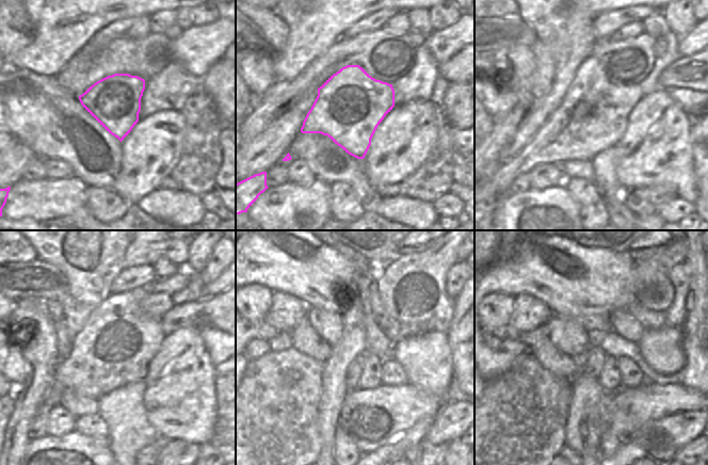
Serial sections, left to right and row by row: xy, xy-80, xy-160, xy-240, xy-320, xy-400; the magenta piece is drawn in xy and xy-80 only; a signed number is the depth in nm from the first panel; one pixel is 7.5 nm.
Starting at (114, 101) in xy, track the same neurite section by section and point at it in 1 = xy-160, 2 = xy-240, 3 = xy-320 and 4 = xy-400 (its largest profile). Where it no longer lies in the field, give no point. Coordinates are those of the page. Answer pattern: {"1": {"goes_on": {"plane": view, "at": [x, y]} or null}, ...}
{"1": {"goes_on": {"plane": "xy-160", "at": [593, 114]}}, "2": {"goes_on": {"plane": "xy-240", "at": [116, 346]}}, "3": {"goes_on": {"plane": "xy-320", "at": [412, 287]}}, "4": {"goes_on": {"plane": "xy-400", "at": [654, 289]}}}

